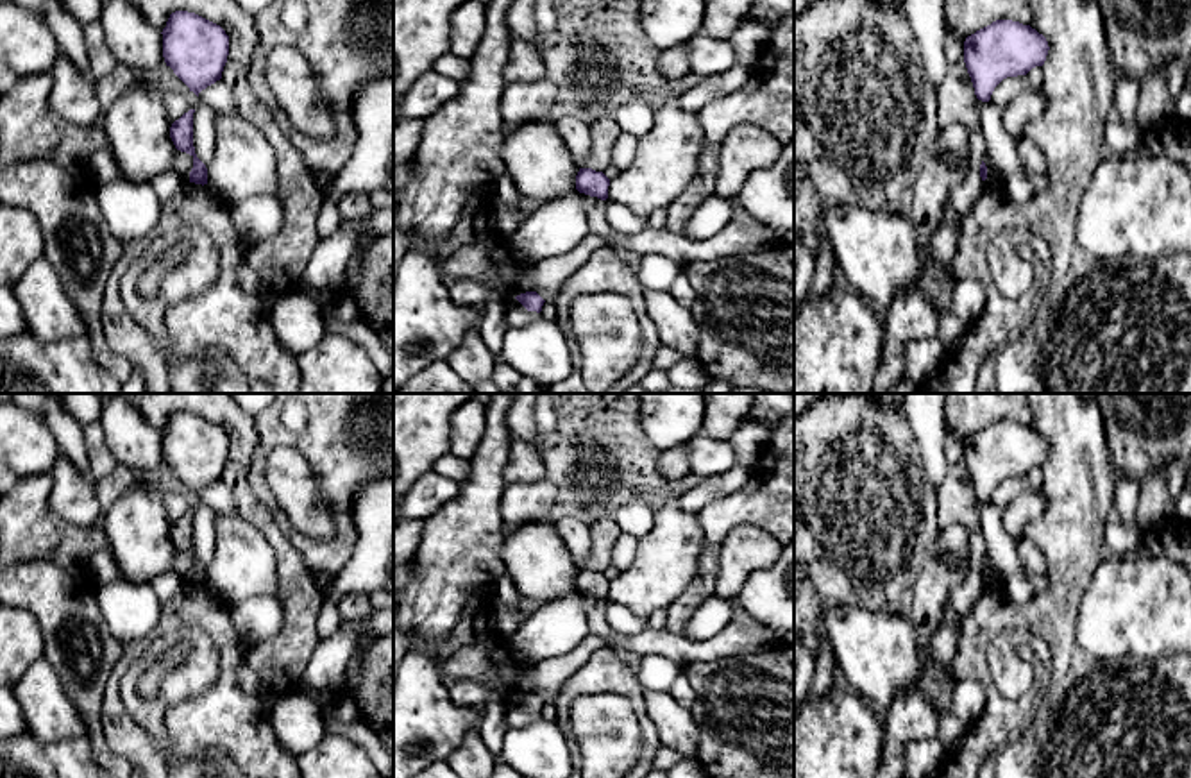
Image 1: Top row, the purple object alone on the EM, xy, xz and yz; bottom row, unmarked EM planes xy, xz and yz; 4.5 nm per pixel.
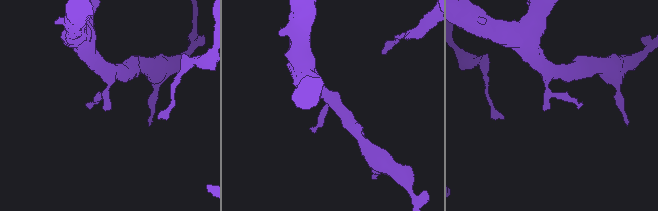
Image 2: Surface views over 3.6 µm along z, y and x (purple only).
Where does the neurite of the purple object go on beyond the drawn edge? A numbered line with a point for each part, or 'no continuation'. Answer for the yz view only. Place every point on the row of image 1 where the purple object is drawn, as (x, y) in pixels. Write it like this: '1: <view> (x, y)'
no continuation

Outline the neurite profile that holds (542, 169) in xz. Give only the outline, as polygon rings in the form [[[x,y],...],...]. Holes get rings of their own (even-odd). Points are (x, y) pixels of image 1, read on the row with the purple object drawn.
[[[549,118],[504,131],[499,154],[520,197],[536,206],[576,190],[579,166]]]

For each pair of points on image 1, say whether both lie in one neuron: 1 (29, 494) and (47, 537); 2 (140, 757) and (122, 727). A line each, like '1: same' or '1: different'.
1: same
2: same

